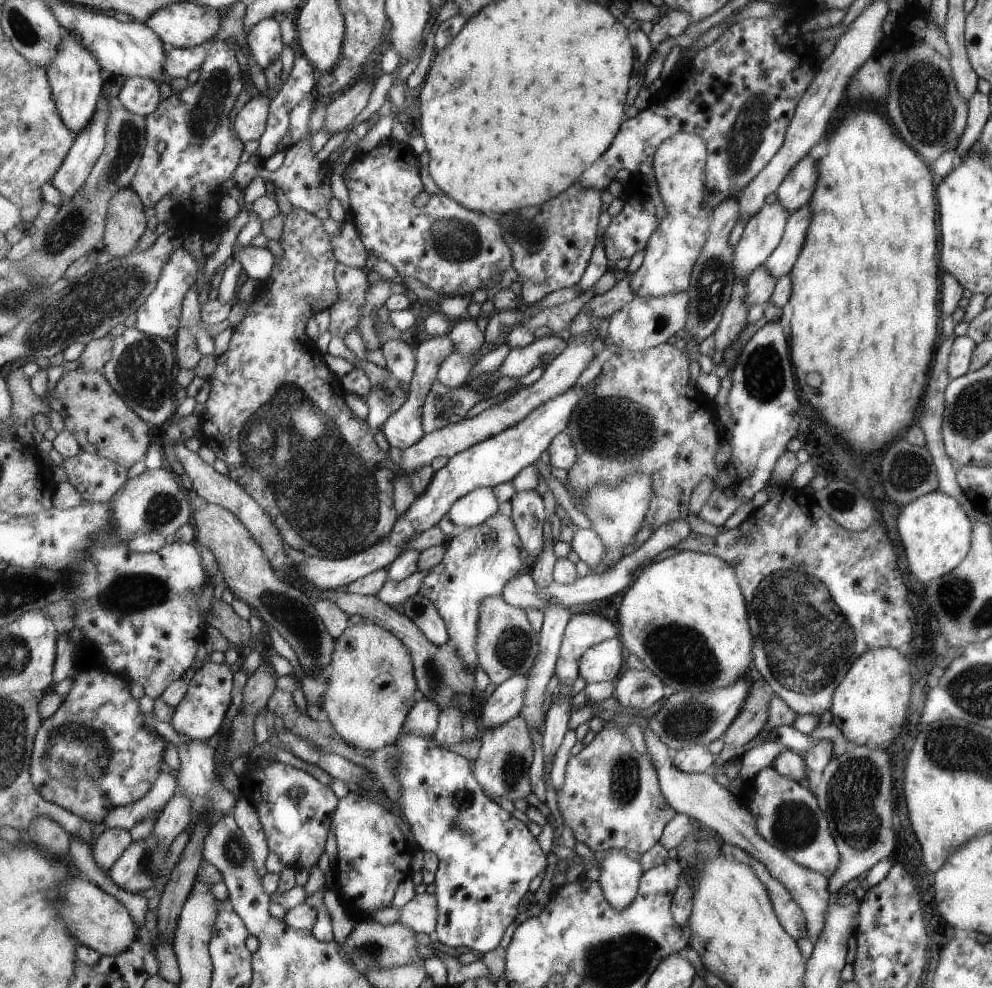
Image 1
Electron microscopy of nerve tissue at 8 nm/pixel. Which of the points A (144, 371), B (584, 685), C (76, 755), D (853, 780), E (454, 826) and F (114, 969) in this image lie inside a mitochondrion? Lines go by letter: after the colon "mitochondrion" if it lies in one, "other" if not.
A: mitochondrion
B: other
C: mitochondrion
D: mitochondrion
E: mitochondrion
F: other

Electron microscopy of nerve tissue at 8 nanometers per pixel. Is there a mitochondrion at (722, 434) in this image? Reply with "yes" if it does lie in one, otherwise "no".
no

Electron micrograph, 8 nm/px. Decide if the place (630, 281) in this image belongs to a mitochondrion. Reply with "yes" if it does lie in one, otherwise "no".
no

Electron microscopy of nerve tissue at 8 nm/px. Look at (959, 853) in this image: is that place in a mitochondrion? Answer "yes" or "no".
no

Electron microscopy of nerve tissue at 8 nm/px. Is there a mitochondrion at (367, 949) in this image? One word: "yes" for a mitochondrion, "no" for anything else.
yes

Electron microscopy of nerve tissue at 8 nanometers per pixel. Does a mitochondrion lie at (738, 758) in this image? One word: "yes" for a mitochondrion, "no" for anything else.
no

